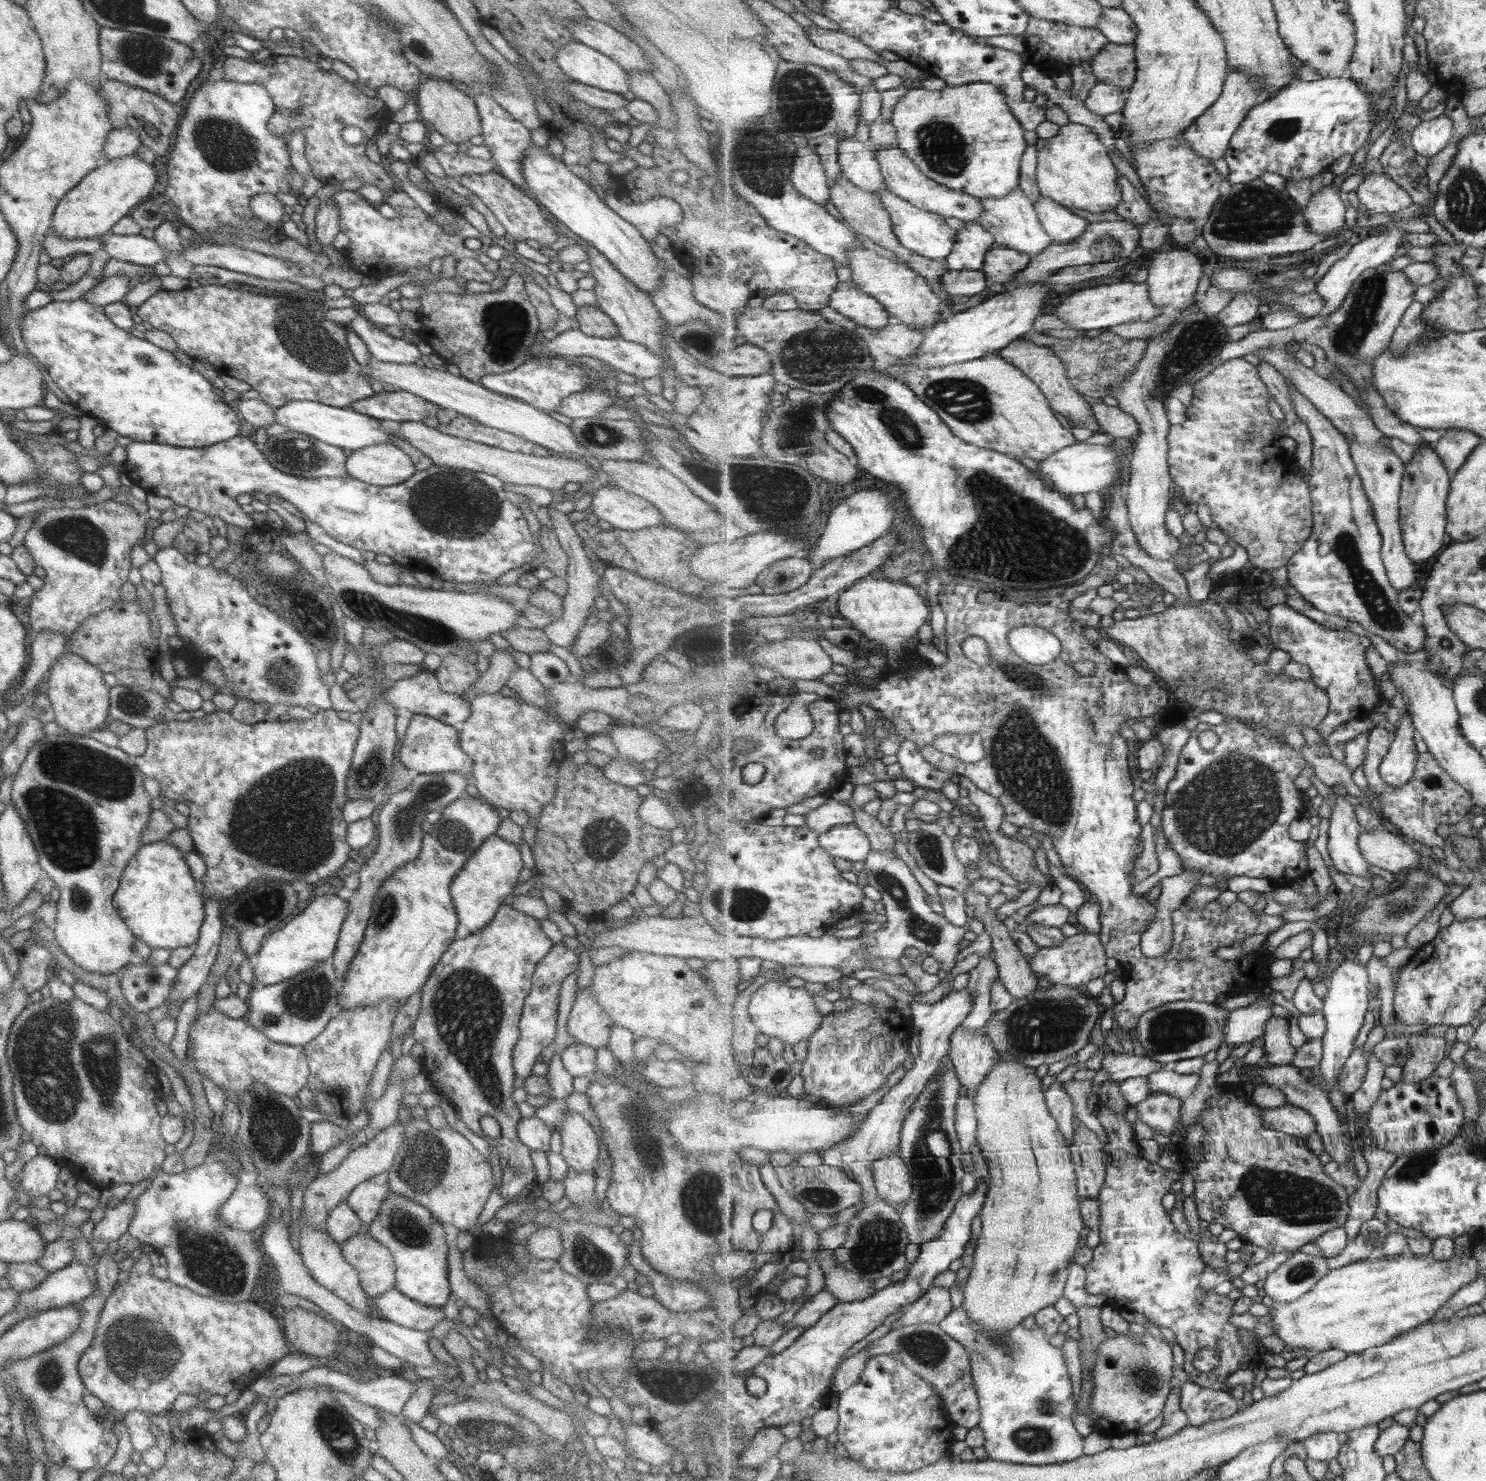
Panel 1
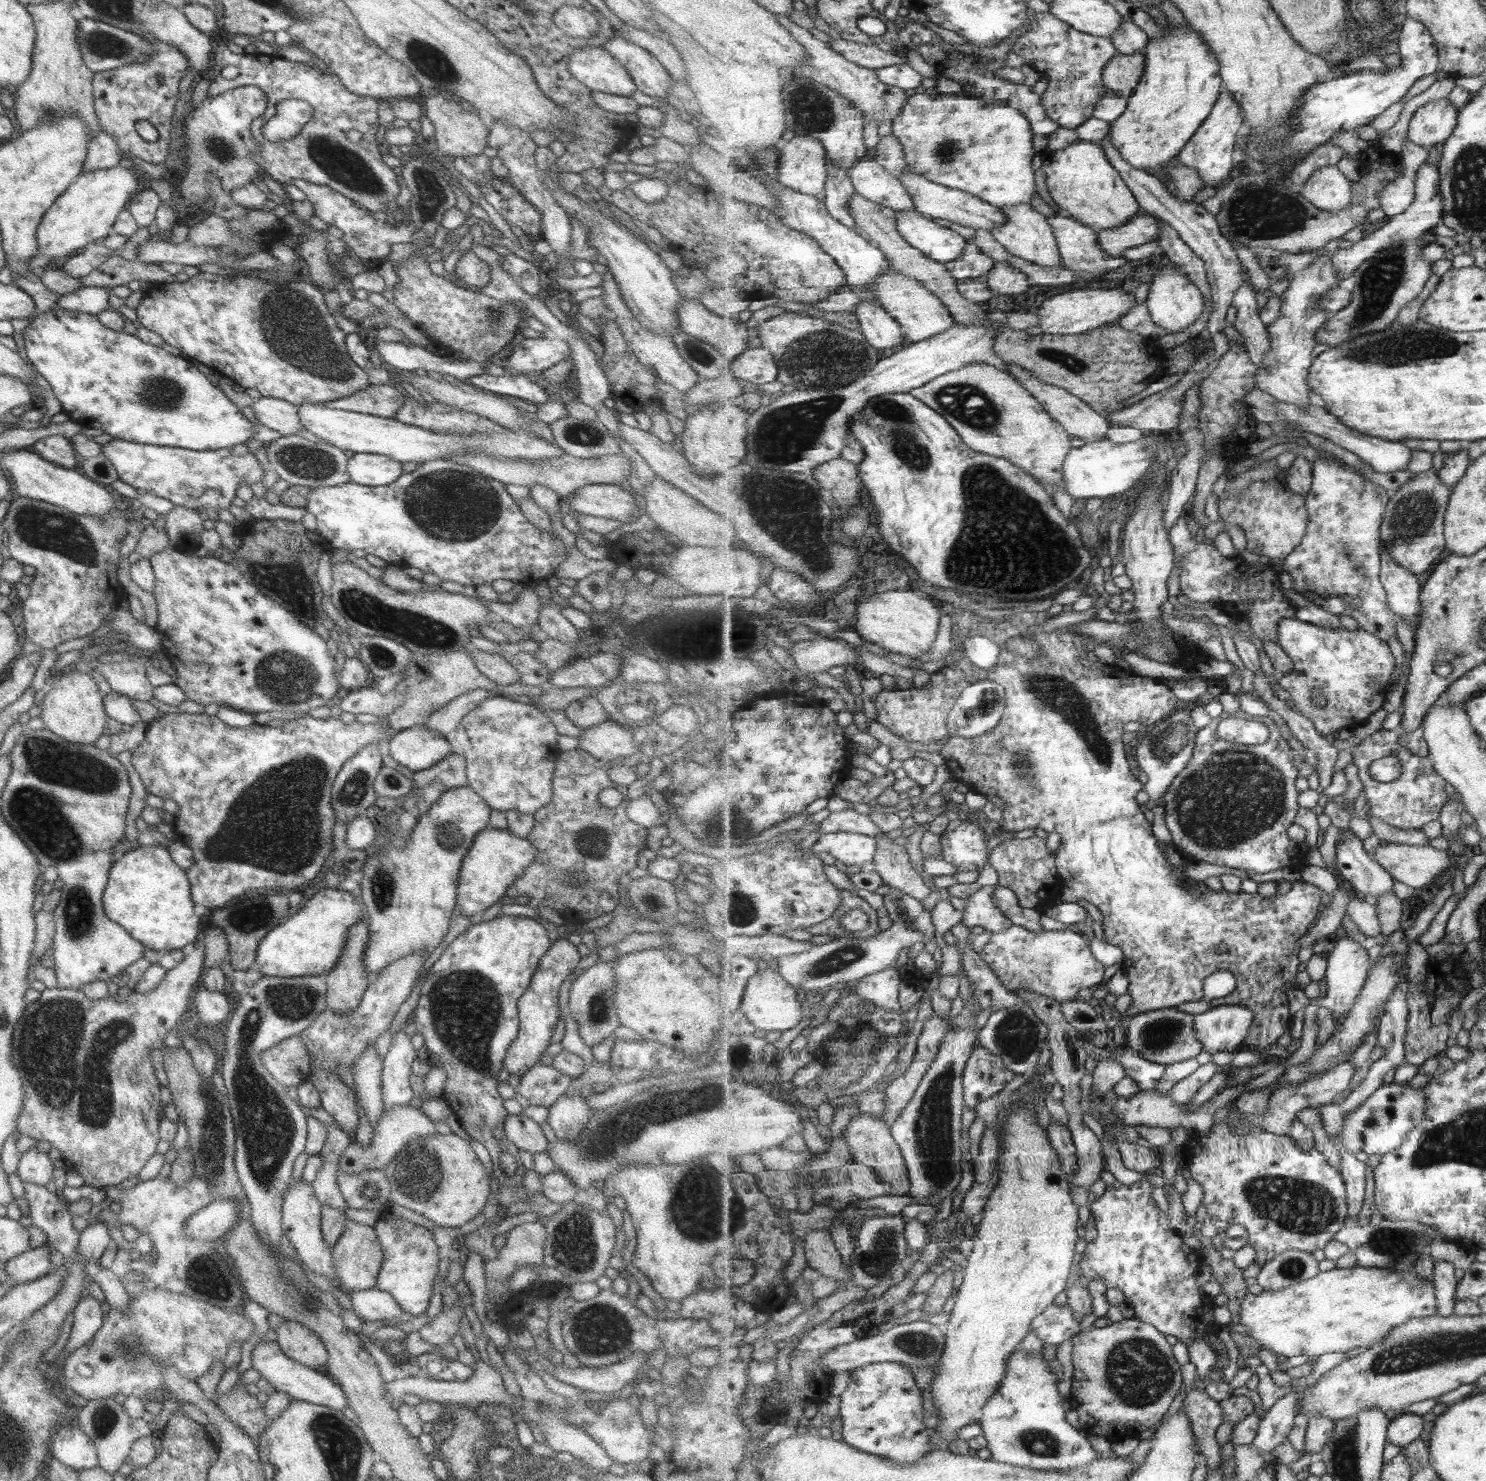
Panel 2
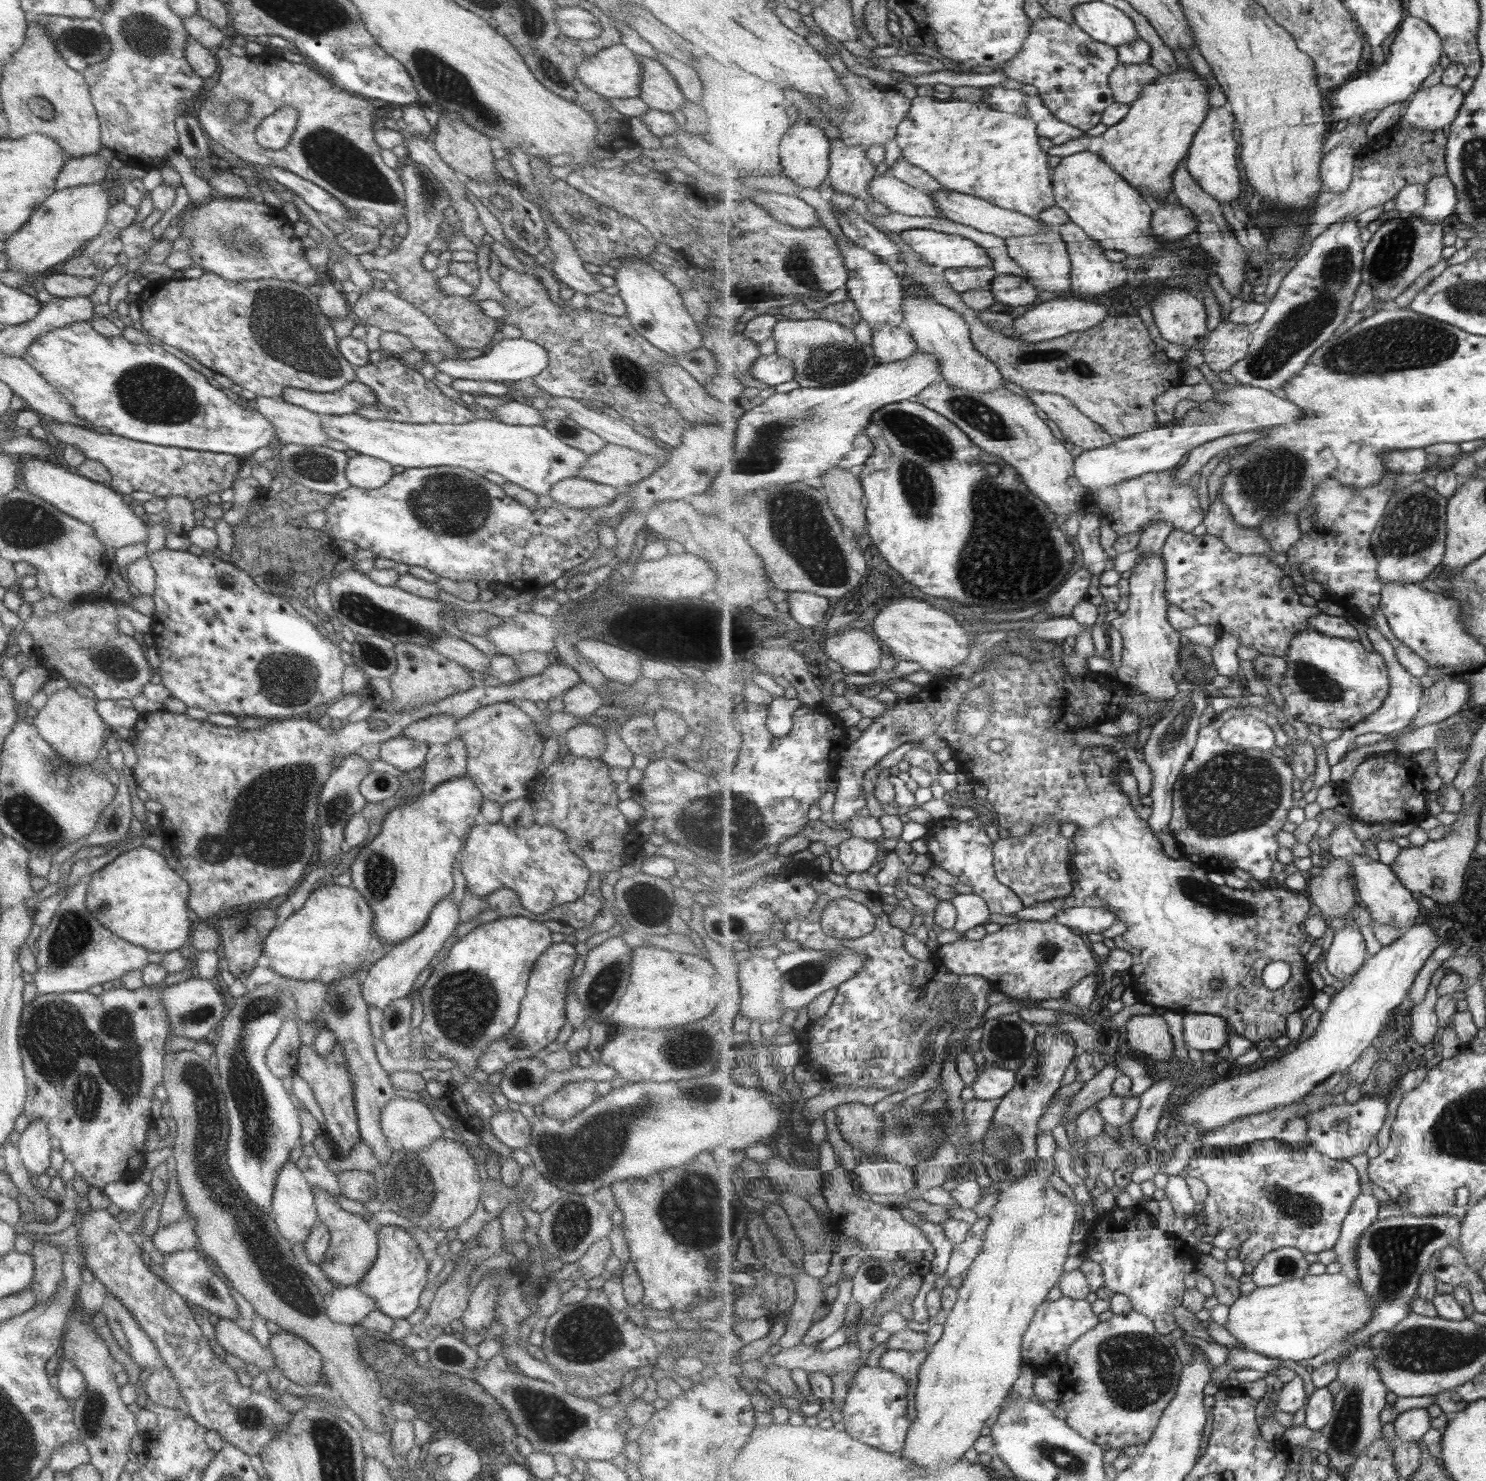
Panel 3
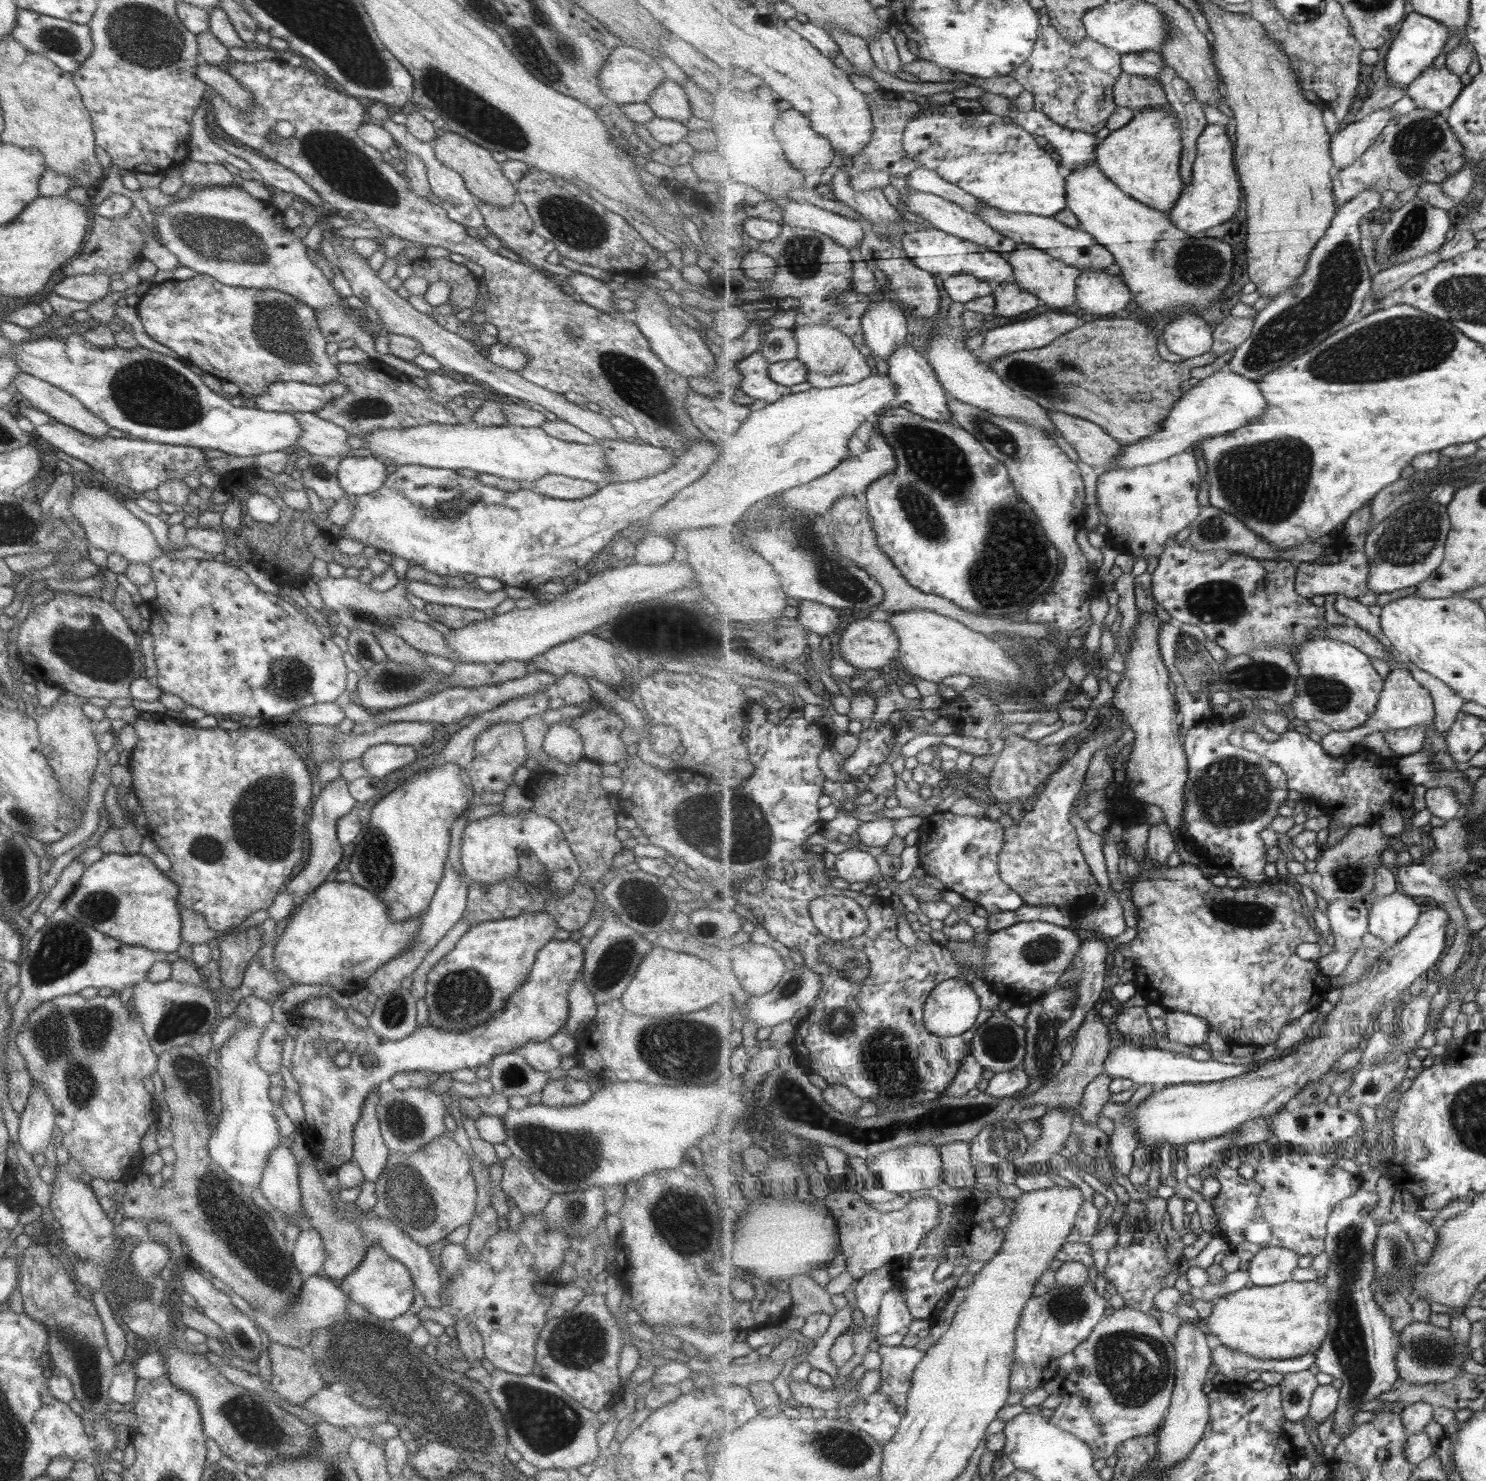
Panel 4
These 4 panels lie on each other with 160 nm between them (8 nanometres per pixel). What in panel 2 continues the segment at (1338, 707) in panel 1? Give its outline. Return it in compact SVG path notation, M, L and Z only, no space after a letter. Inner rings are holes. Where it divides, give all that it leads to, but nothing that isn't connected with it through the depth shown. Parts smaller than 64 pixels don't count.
M1297 617L1281 619L1278 624L1278 643L1283 650L1293 659L1293 672L1280 674L1279 684L1289 694L1295 707L1305 717L1309 717L1315 724L1316 730L1321 735L1333 735L1333 732L1343 730L1355 731L1363 726L1375 712L1383 708L1391 685L1391 676L1395 670L1395 656L1386 640L1381 640L1375 634L1361 628L1356 631L1323 628L1318 624L1311 624ZM1319 691L1326 700L1326 704L1318 706L1314 703L1314 694Z

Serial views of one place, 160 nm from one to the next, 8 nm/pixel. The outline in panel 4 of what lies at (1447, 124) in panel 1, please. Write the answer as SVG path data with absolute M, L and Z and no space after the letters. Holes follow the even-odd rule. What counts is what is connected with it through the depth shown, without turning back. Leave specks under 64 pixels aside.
M1431 65L1407 88L1407 95L1415 102L1416 108L1443 112L1451 108L1462 94L1465 84L1449 68Z

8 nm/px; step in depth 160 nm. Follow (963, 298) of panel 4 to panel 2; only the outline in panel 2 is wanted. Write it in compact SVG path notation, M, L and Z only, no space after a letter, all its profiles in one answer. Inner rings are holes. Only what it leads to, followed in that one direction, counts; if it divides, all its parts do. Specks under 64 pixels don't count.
M969 243L969 248L965 251L963 258L951 260L951 263L946 264L946 268L957 281L975 280L981 276L988 276L989 272L995 268L995 264L995 260L979 245Z

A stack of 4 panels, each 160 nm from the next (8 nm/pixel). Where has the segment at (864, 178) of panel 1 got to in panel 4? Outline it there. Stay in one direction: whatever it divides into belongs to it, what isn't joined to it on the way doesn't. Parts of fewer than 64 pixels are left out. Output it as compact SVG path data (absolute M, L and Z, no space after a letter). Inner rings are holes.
M913 189L910 193L903 193L899 196L899 200L904 200L904 204L910 212L922 217L925 221L932 222L937 228L943 229L944 232L950 233L951 236L957 236L963 240L971 240L975 244L987 246L993 252L999 252L1005 256L1019 248L1019 244L1015 243L1013 238L997 233L991 228L990 224L987 224L976 213L969 212L946 198Z

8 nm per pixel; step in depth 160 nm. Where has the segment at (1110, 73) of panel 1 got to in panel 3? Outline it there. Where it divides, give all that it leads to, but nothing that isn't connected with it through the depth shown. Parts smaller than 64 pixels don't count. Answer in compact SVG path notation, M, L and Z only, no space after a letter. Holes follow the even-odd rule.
M1151 62L1119 63L1110 74L1110 87L1117 102L1134 103L1142 92L1162 76L1162 72Z

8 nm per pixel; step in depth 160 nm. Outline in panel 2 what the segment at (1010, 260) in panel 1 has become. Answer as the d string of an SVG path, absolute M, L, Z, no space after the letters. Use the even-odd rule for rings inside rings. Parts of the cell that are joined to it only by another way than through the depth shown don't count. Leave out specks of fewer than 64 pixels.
M996 262L988 274L988 284L995 292L1007 296L1024 294L1030 286L1027 274L1007 262Z

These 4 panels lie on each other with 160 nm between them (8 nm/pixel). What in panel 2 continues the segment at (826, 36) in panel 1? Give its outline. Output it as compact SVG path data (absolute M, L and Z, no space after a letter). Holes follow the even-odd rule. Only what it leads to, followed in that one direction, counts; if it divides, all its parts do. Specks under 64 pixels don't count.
M835 38L831 40L830 47L842 54L847 60L863 66L863 68L870 68L878 71L880 68L887 68L893 65L906 63L903 54L893 54L893 51L881 50L875 46L855 43L845 38Z

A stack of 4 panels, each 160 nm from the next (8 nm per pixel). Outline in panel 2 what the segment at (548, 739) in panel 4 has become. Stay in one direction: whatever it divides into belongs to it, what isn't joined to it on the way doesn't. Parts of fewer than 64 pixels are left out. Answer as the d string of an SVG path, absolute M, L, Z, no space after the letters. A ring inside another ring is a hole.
M608 720L589 729L583 729L576 739L577 749L602 762L639 754L633 746L629 731Z

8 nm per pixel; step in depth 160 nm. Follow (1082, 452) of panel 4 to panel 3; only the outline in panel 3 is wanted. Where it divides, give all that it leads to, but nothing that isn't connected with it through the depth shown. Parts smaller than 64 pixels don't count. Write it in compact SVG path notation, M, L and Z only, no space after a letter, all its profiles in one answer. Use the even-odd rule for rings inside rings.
M1026 391L1026 396L1047 414L1050 423L1071 443L1085 451L1103 448L1115 441L1101 424L1079 410L1078 406L1060 394Z

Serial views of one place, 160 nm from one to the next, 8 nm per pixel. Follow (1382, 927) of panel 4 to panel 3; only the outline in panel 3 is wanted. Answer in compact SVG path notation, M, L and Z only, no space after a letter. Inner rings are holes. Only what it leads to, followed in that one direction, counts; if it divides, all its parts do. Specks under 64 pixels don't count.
M1363 854L1353 855L1351 858L1353 868L1351 868L1354 876L1356 887L1360 898L1366 907L1372 912L1373 918L1381 924L1390 924L1395 928L1409 928L1415 926L1415 918L1419 916L1419 901L1415 900L1413 891L1409 890L1399 877L1393 872L1391 866L1373 860L1369 856Z

